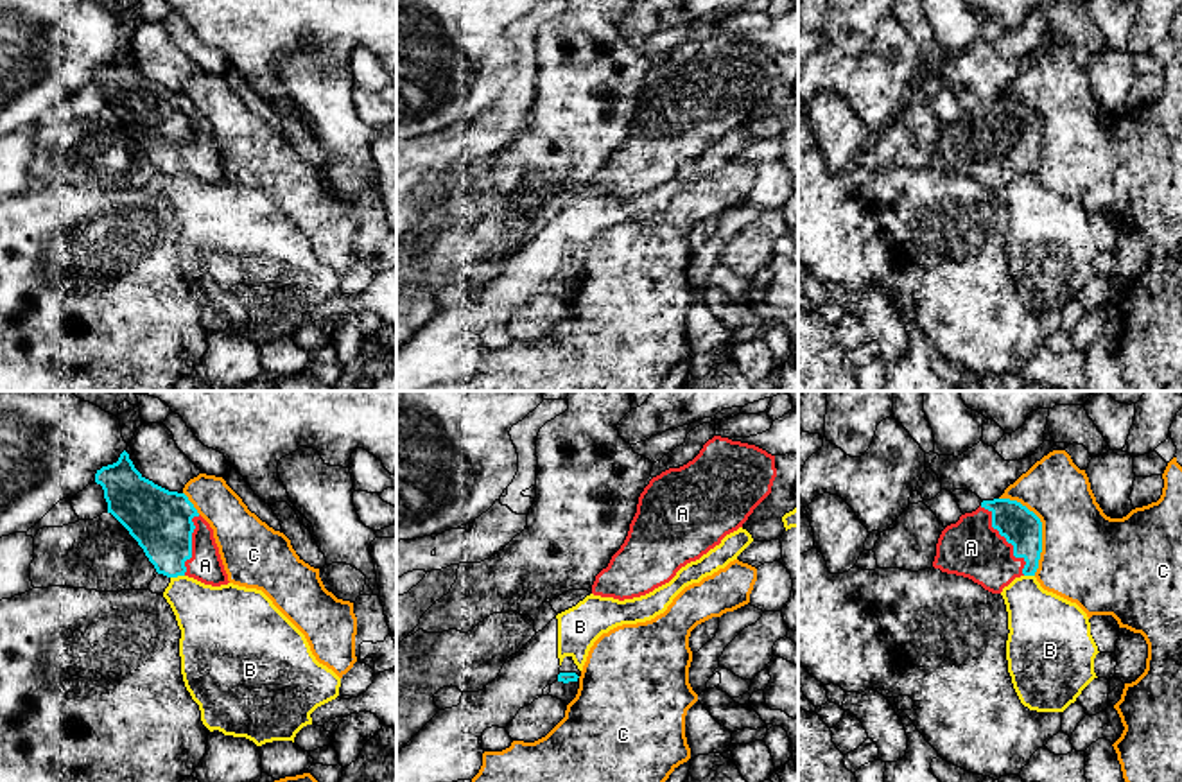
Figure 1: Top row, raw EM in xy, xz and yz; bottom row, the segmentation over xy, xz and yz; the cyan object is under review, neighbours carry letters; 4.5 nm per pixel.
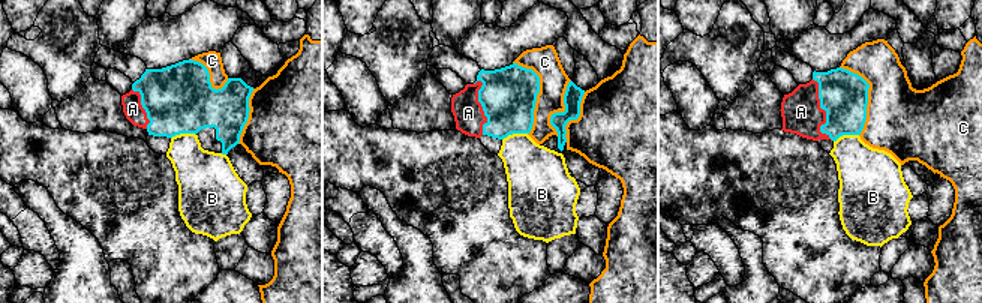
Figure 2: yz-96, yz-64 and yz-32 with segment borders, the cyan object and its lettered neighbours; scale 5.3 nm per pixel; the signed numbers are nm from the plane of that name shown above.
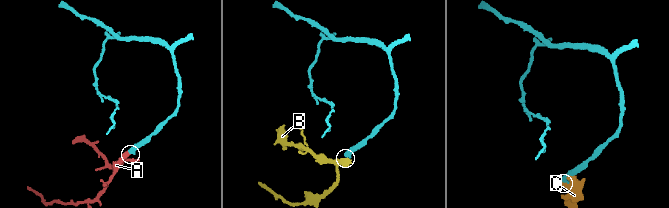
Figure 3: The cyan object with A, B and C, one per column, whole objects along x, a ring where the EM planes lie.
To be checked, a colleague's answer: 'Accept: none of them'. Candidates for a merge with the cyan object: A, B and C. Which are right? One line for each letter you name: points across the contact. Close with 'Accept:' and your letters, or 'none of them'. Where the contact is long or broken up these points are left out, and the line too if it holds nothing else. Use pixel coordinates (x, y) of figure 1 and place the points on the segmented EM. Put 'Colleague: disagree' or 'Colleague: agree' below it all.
A: Path across: yz (1021, 528), (1007, 540), (971, 547)
Accept: A
Colleague: disagree

